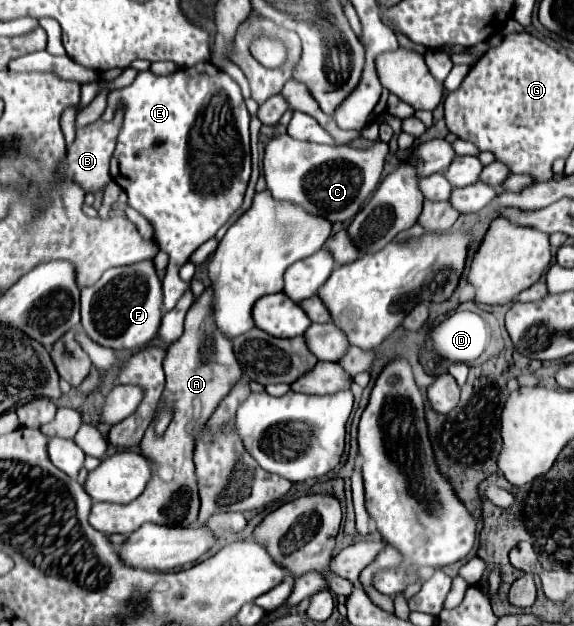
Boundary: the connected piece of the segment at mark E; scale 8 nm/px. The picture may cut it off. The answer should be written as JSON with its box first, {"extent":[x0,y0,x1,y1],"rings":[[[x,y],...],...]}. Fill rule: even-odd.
{"extent":[101,63,251,311],"rings":[[[213,63],[183,67],[167,77],[157,77],[151,71],[141,71],[129,87],[109,93],[107,109],[101,119],[111,121],[119,103],[125,105],[125,121],[121,125],[117,147],[110,160],[110,174],[113,181],[129,195],[129,205],[153,225],[159,249],[169,255],[169,265],[163,279],[163,311],[171,311],[175,303],[191,289],[189,283],[179,279],[181,265],[189,261],[199,245],[215,237],[217,229],[243,203],[243,195],[251,175],[251,115],[245,107],[239,85],[229,75],[219,71]]]}

